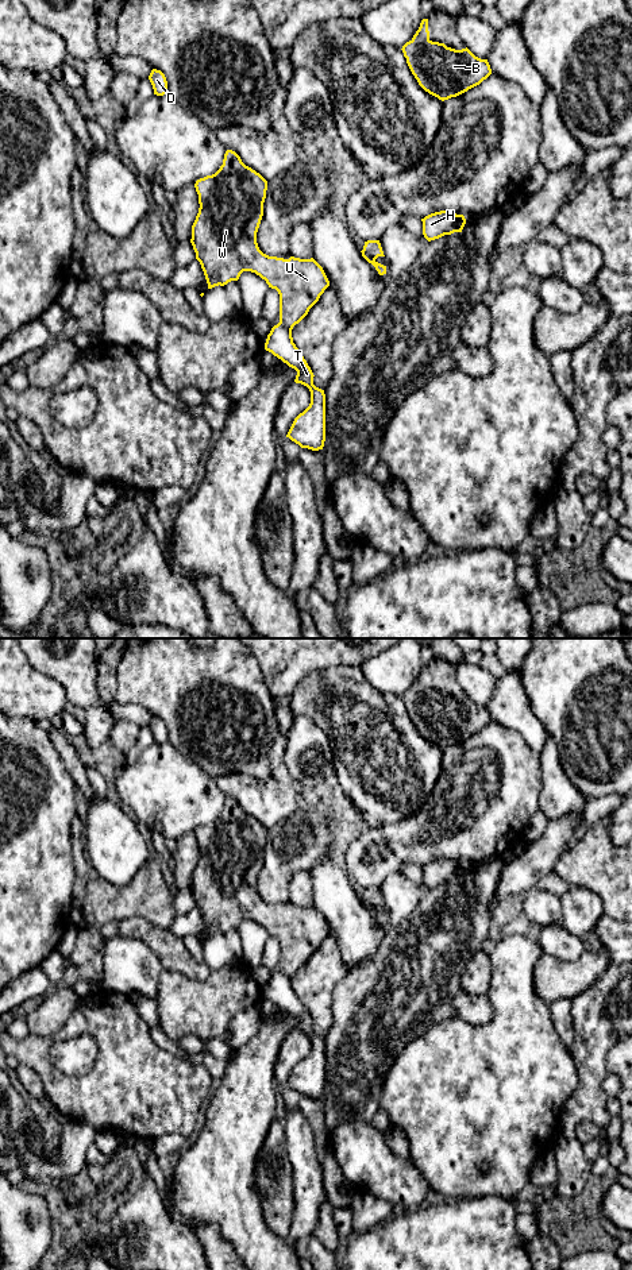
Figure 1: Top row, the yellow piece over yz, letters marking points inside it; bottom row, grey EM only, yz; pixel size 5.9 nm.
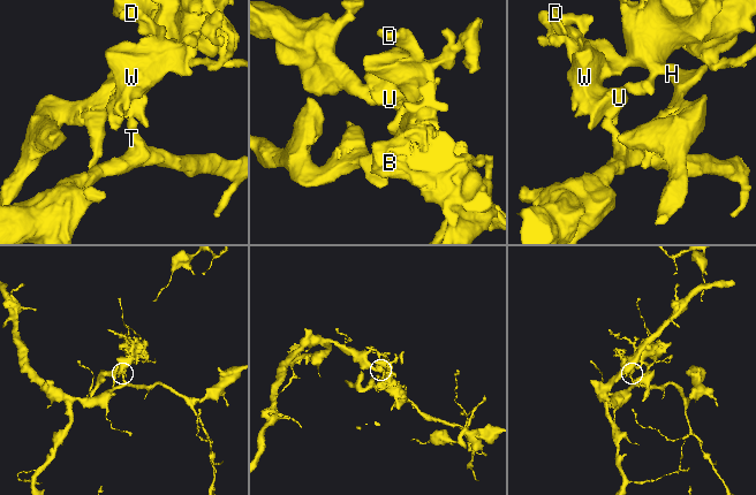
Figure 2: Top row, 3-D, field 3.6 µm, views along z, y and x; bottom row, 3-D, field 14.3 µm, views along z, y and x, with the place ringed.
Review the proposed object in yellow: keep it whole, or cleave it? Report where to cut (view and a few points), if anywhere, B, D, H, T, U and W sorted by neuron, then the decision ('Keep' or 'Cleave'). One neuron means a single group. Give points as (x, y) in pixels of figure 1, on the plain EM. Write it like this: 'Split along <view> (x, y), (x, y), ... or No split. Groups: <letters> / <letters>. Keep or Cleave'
Split along yz (280, 969), (291, 979). Groups: B D H U W / T. Cleave

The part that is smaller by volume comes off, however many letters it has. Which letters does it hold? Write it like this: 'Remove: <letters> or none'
Remove: B, D, H, U, W

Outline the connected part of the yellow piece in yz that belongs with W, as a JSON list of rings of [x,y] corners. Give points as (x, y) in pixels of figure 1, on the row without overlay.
[[[227,798],[220,817],[194,831],[199,842],[199,861],[192,873],[190,891],[204,919],[208,937],[238,929],[243,919],[251,919],[266,929],[280,942],[280,970],[293,977],[319,949],[330,934],[323,915],[313,907],[289,907],[263,902],[257,891],[257,880],[263,864],[267,829],[246,814],[240,804]]]

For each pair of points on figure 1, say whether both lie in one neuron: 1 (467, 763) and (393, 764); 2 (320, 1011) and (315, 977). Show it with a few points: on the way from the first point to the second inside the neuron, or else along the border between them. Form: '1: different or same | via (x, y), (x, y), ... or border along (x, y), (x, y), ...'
1: different | border along (443, 749), (442, 771), (430, 792)
2: same | via (319, 1003), (319, 992), (315, 985)

